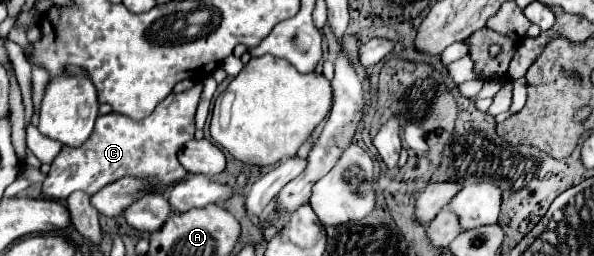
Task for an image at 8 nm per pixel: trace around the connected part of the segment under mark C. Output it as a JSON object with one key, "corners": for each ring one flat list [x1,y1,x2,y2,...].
{"corners":[[199,81,183,93,171,93,155,107,149,117,141,121,127,119,119,113,97,117,91,137,81,147,63,147,55,157,51,163,51,173,43,181,43,193,59,201,65,201,73,191,95,195,105,185,129,175,137,179,149,179,151,185,161,187,163,195,167,195,171,187,187,175,187,171,183,171,181,163,177,161,177,151,193,139,195,109,199,105,201,91,203,83]]}

